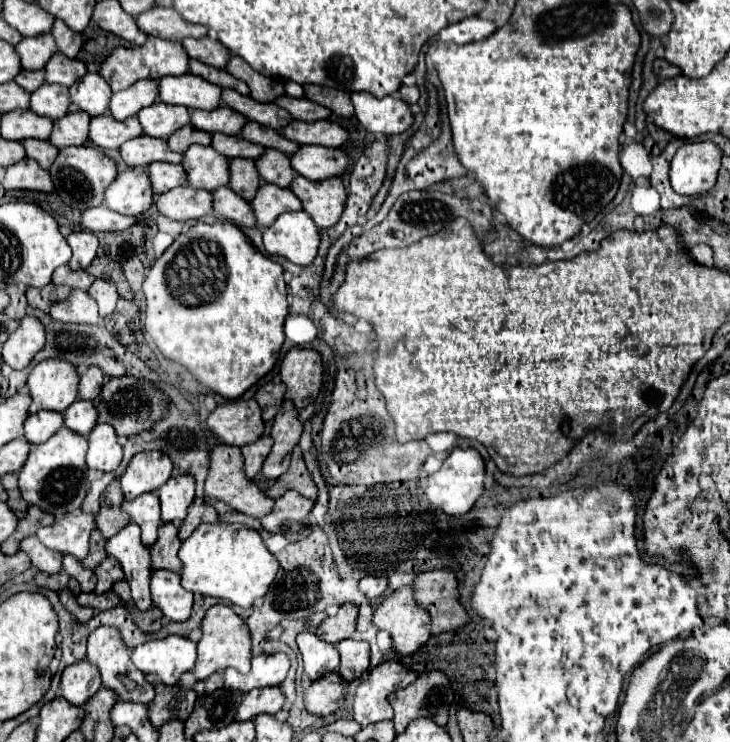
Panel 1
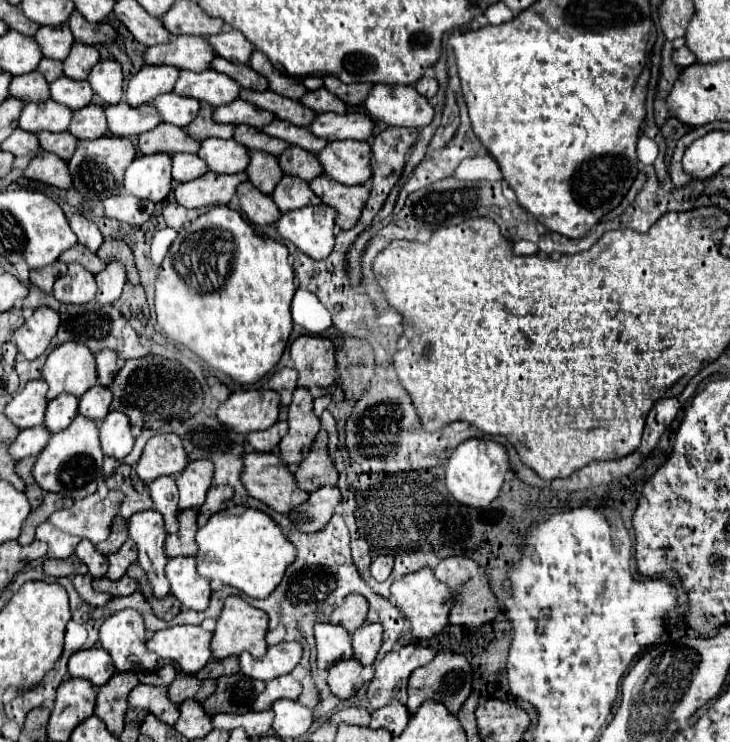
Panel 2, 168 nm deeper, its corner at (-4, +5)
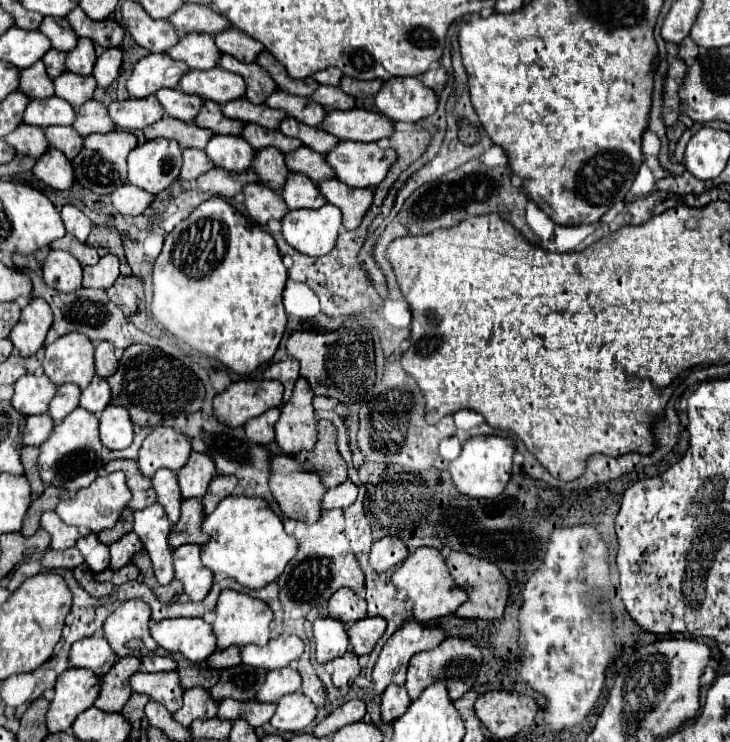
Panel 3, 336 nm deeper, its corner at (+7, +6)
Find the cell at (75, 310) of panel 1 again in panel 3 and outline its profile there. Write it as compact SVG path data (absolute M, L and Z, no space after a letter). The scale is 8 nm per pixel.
M50 250L42 270L46 284L60 292L74 292L82 286L82 266L64 250Z

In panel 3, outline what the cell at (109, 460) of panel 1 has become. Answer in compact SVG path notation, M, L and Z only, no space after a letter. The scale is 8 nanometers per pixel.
M108 406L100 414L100 440L110 450L122 450L132 444L134 428L126 408Z

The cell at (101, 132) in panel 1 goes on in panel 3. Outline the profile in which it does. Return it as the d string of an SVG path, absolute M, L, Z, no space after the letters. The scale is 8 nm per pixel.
M156 96L148 98L128 98L124 102L112 102L108 106L108 114L114 120L116 128L124 130L142 130L164 116L160 102Z

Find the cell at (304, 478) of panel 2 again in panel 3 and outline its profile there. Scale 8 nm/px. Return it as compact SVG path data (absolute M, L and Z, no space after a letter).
M328 420L318 422L318 442L312 452L308 452L308 462L316 466L316 472L322 476L328 488L336 488L348 478L348 464L338 452L336 444L336 426Z

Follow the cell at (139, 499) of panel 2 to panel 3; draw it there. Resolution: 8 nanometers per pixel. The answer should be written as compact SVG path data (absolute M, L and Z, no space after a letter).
M112 460L104 466L106 472L114 472L114 470L122 470L126 474L126 480L128 480L128 486L132 490L132 500L128 504L128 508L132 510L142 510L150 504L156 502L156 492L152 488L152 482L150 478L146 478L136 460Z

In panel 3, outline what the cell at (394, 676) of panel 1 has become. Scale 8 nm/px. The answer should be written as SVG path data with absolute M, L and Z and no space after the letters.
M406 620L384 644L378 662L372 670L374 690L382 694L390 684L402 686L406 680L406 668L416 652L436 648L446 634L440 628L428 628L418 620Z

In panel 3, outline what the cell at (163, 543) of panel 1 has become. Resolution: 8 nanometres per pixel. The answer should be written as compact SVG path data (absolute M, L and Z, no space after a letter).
M184 500L182 502L182 514L178 524L170 532L170 546L178 548L182 544L204 544L208 536L202 532L202 522L204 522L204 506L200 500Z

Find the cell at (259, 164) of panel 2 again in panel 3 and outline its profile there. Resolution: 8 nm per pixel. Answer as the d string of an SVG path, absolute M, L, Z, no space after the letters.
M276 148L258 150L256 158L252 162L252 170L260 176L262 184L268 184L276 192L280 186L284 186L284 180L290 174L288 166L284 164L284 154Z

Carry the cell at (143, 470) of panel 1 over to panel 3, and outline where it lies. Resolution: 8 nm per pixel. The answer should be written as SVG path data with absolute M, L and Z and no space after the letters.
M158 426L144 440L138 456L138 464L144 476L152 478L158 468L180 470L192 452L188 436L176 432L170 426Z

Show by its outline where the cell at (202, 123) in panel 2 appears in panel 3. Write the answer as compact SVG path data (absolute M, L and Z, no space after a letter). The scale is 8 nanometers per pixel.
M206 102L194 122L202 128L210 128L216 134L236 134L236 136L242 132L242 128L246 124L242 120L226 118L222 114L222 106L216 104L216 102Z

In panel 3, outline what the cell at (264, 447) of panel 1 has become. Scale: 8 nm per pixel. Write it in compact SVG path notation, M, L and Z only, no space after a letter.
M272 408L258 418L252 418L246 422L246 436L256 444L270 444L274 442L274 424L280 416L280 408Z

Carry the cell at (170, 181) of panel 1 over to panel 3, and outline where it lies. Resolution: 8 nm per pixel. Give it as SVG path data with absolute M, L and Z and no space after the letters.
M184 150L184 164L182 164L182 172L180 172L180 180L196 180L198 176L202 176L204 172L208 172L214 164L208 160L204 150Z

